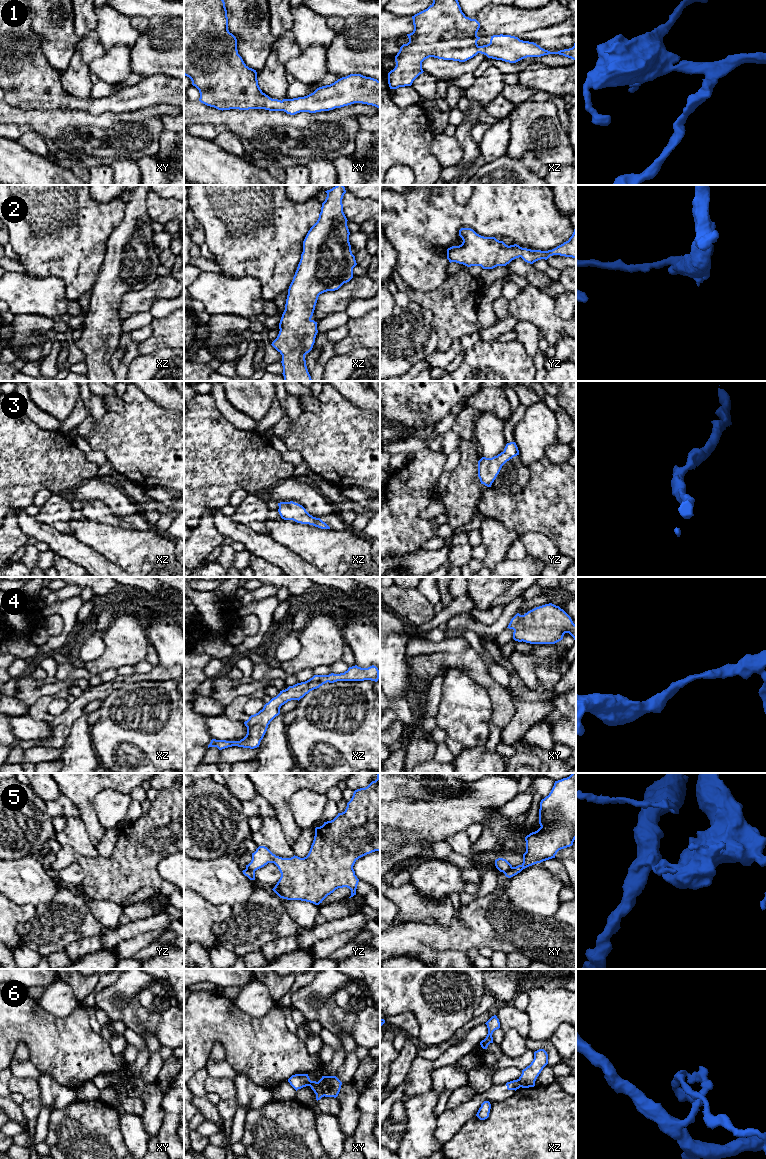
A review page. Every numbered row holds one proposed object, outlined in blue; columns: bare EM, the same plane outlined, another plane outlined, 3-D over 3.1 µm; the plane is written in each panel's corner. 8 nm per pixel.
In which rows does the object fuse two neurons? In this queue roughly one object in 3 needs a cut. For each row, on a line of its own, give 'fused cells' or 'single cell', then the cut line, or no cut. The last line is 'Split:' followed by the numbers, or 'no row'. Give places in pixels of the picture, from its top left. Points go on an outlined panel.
1: single cell; cut none
2: single cell; cut none
3: single cell; cut none
4: single cell; cut none
5: fused cells; cut xy (513, 867), (504, 873)
6: fused cells; cut xy (317, 1082), (318, 1088), (324, 1095)
Split: 5, 6

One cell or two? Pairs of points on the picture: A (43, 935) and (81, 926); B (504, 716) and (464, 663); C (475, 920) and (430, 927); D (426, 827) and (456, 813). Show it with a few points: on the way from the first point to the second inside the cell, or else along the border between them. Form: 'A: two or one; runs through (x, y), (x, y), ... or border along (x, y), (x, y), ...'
A: one; runs through (52, 928), (54, 926), (72, 926)
B: one; runs through (503, 702), (498, 693), (478, 673)
C: one; runs through (464, 929), (462, 931), (441, 931)
D: one; runs through (433, 821), (449, 815)

